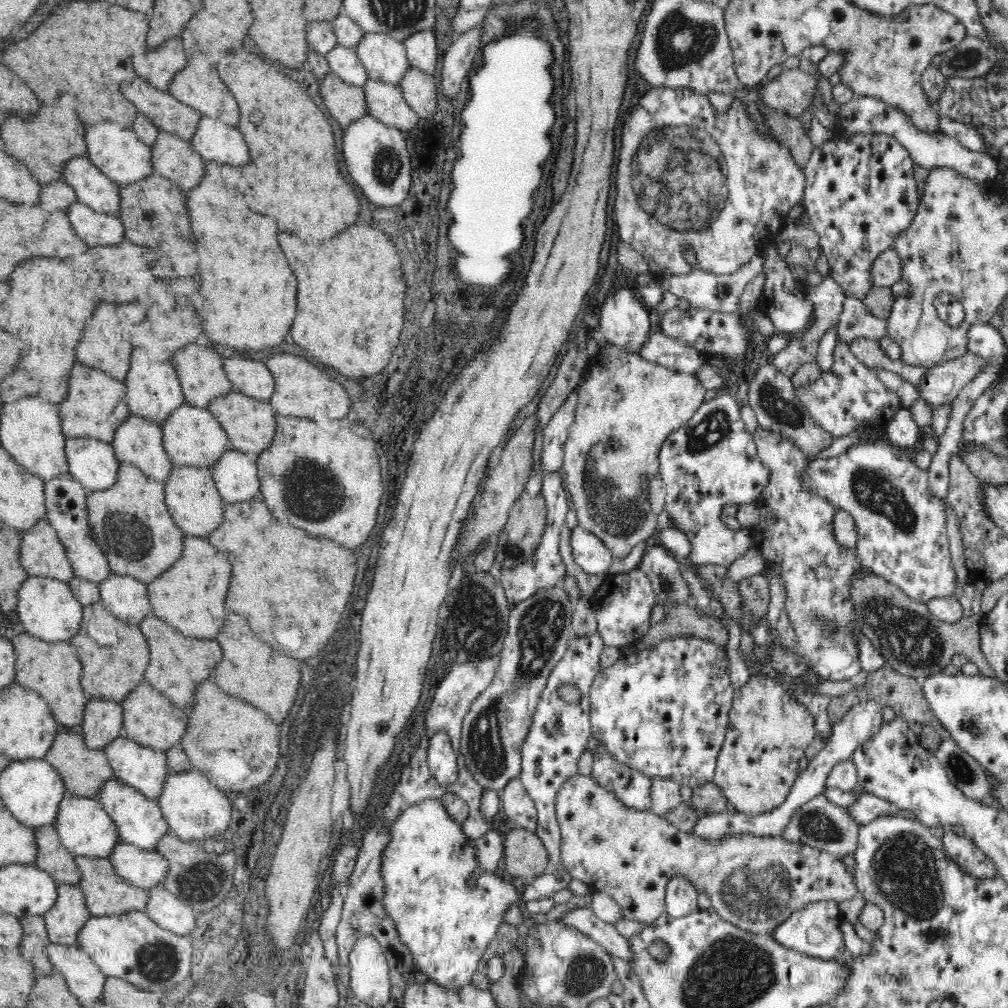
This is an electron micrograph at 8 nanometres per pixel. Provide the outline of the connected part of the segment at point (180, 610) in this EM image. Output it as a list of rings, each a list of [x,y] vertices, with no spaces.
[[[187,533],[183,536],[184,552],[176,565],[146,583],[148,602],[156,616],[184,636],[206,640],[216,638],[216,632],[220,632],[226,620],[224,596],[230,584],[230,564],[228,558],[216,550],[207,537]]]

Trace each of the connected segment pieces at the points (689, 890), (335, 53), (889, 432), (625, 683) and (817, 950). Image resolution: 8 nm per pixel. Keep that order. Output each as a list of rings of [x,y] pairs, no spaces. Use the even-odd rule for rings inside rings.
[[[679,873],[669,880],[665,888],[664,912],[670,917],[684,917],[699,911],[698,891],[686,876]]]
[[[339,43],[325,55],[330,70],[348,85],[364,87],[369,80],[368,73],[358,55],[356,49],[344,48]]]
[[[901,407],[893,420],[884,428],[884,440],[890,445],[910,450],[921,438],[921,428],[915,422],[911,409]]]
[[[696,636],[660,641],[656,646],[622,655],[596,675],[589,690],[591,734],[619,760],[651,779],[662,776],[692,788],[712,782],[716,761],[728,728],[734,698],[724,645]]]
[[[834,901],[809,903],[804,909],[797,910],[780,927],[772,932],[772,939],[782,947],[798,951],[804,955],[821,960],[842,960],[845,943],[841,932],[844,915]]]

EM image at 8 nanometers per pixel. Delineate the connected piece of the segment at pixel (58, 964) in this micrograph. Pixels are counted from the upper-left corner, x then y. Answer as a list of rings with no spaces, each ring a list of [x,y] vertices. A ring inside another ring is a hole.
[[[78,944],[46,946],[46,954],[53,965],[53,972],[63,975],[68,990],[76,995],[81,1006],[102,1001],[105,974]]]

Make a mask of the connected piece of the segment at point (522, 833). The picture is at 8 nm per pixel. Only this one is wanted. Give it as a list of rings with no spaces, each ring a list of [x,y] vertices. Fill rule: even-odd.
[[[518,827],[504,833],[504,875],[529,880],[548,872],[550,856],[536,833]]]

